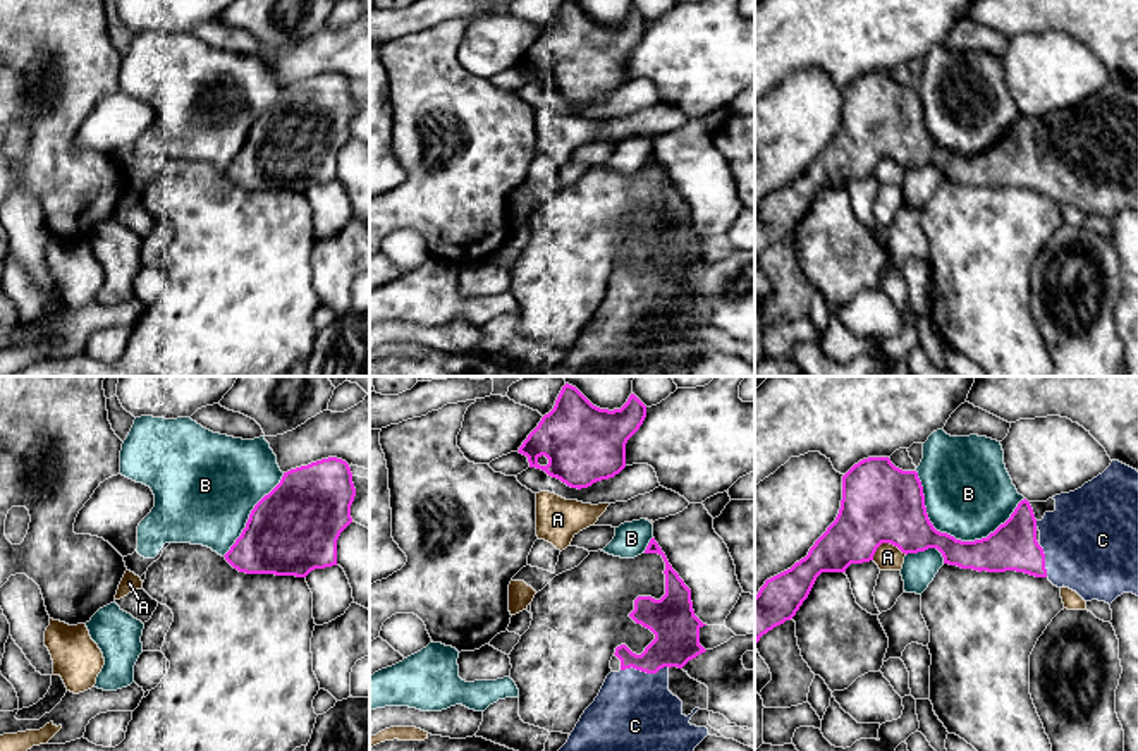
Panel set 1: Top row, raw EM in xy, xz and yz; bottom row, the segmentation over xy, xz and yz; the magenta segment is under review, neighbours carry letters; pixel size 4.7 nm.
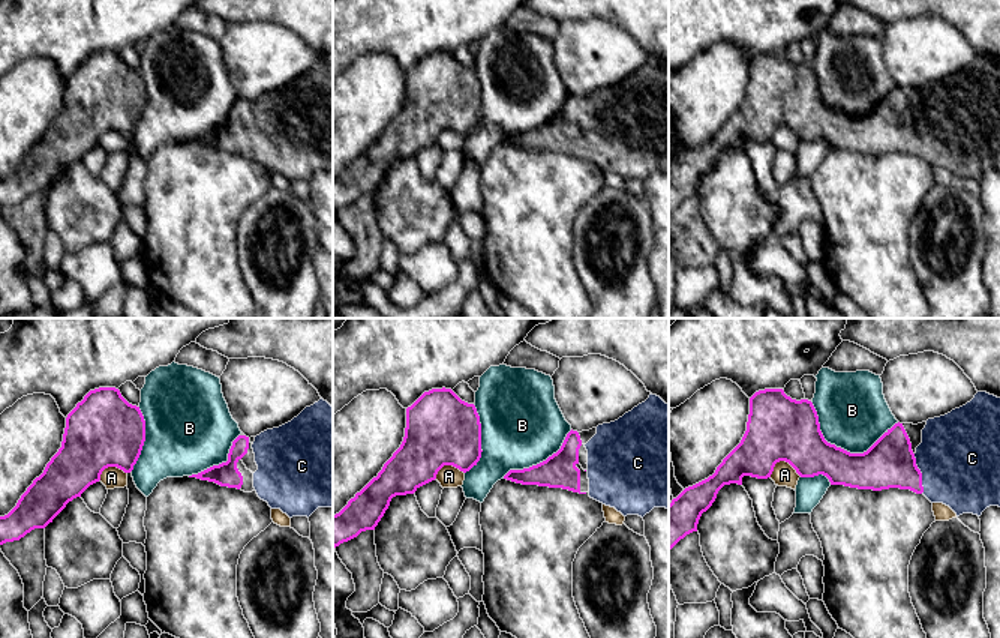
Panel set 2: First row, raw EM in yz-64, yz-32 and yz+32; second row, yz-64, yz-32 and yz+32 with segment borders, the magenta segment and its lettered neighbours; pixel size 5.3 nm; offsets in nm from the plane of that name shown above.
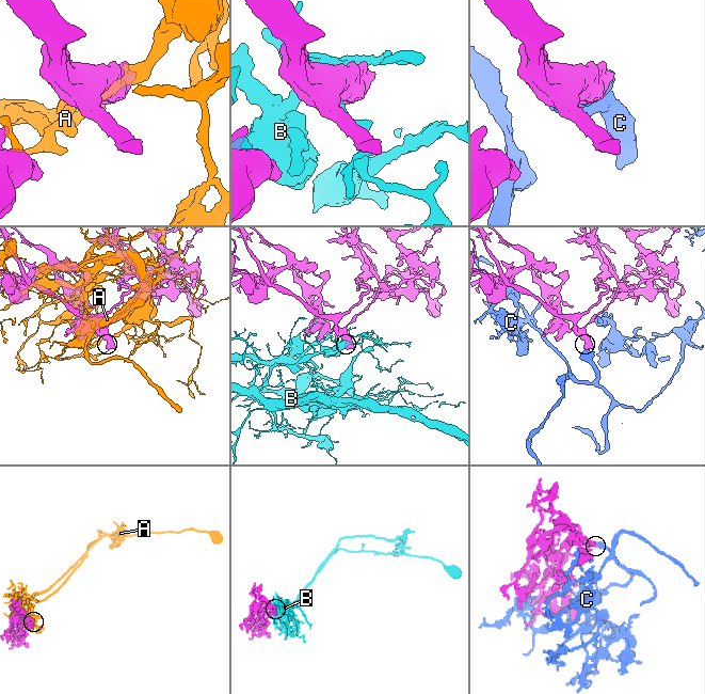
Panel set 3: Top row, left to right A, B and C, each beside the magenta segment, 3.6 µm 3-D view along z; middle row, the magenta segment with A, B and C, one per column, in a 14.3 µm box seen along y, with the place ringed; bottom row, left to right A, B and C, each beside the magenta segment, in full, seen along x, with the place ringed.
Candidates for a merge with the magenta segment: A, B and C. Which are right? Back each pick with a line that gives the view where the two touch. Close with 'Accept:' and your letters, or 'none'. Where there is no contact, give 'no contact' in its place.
C: xz
Accept: C

